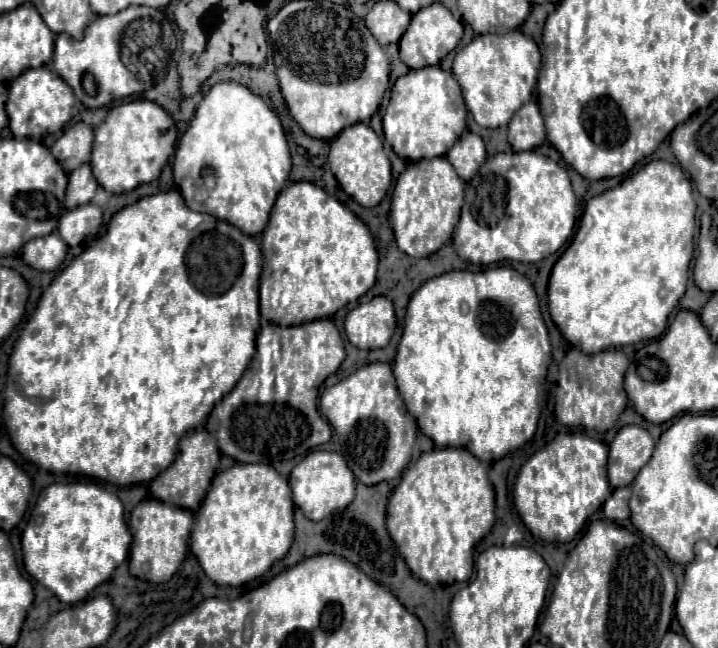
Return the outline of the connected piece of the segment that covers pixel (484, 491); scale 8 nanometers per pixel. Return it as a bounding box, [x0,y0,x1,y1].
[388,448,494,584]

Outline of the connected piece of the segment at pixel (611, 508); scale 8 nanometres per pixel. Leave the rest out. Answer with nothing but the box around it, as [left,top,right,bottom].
[602,488,630,522]

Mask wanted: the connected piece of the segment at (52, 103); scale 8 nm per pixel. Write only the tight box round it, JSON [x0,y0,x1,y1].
[8,68,76,139]

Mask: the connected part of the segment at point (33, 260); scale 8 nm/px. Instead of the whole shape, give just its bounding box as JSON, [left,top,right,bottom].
[22,232,66,272]

